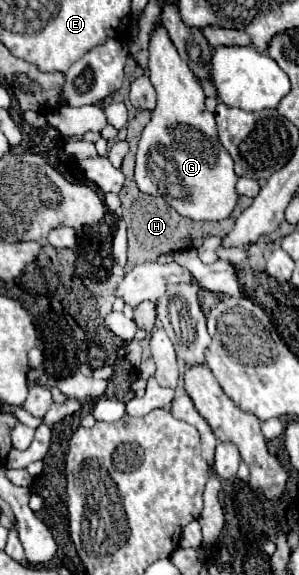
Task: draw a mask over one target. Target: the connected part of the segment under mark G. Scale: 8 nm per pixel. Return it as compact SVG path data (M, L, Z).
M158 21L150 35L150 81L158 93L158 105L150 123L144 127L134 179L138 189L166 199L180 215L194 221L226 219L236 207L236 173L228 151L224 151L214 115L204 107L204 89L192 75L186 61L180 59L168 31Z

